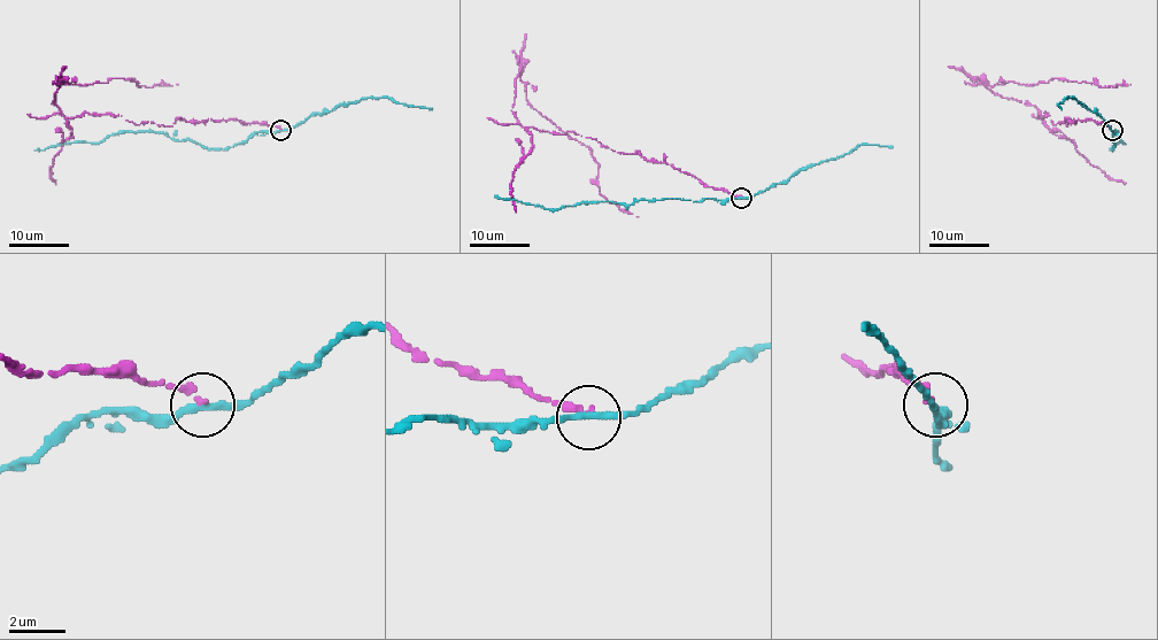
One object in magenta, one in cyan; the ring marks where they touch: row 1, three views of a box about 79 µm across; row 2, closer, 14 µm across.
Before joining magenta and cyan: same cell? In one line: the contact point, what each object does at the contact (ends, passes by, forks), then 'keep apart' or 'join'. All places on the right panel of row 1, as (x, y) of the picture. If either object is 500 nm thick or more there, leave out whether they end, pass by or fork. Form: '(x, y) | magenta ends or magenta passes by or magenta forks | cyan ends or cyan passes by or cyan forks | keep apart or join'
(1112, 130) | magenta ends | cyan passes by | keep apart

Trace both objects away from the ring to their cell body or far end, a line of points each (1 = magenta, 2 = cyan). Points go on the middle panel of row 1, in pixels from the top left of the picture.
1: (740, 197), (572, 131), (523, 126), (511, 110), (518, 76), (527, 102), (588, 147), (599, 192), (638, 216)
2: (741, 199), (700, 201), (635, 200), (626, 205), (597, 201), (558, 209), (494, 195)

